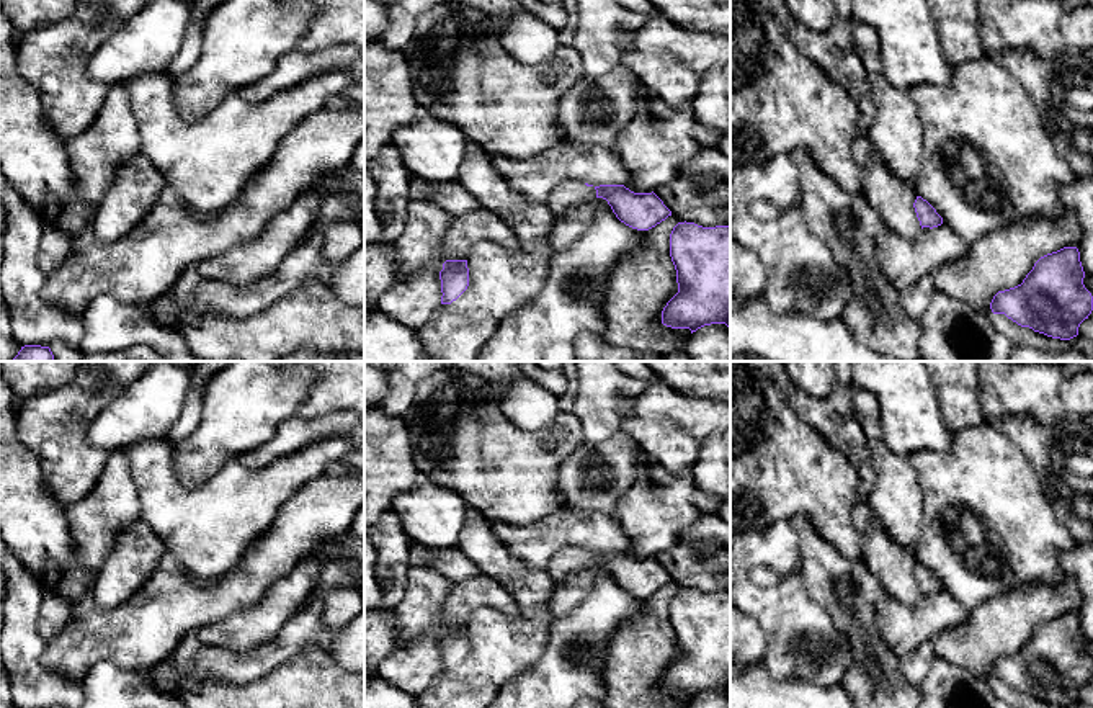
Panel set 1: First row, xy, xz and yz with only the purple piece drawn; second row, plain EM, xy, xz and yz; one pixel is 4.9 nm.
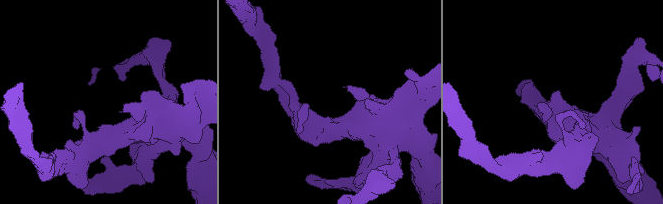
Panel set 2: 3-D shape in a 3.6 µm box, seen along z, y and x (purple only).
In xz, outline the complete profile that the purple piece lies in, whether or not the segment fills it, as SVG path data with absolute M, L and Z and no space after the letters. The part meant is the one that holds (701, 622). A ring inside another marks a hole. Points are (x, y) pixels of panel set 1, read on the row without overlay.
M678 589L670 600L678 659L662 677L662 690L689 695L730 693L730 590L703 594Z

